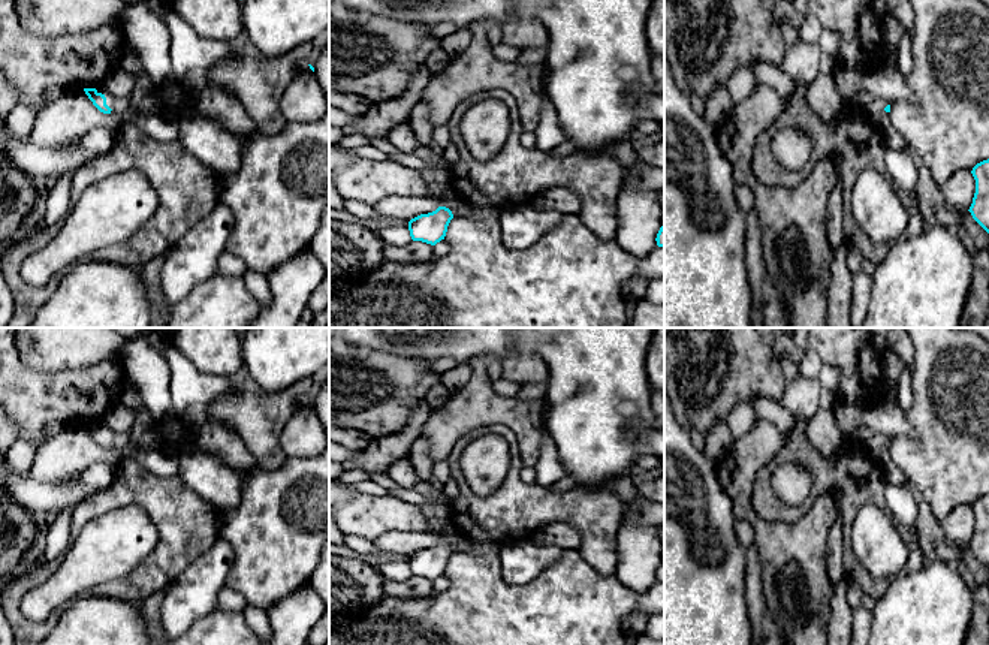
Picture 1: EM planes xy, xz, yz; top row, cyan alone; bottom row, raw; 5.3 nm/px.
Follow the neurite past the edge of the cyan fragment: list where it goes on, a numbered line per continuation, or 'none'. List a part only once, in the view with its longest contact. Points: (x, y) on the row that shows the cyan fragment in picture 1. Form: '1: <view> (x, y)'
1: xy (118, 105)

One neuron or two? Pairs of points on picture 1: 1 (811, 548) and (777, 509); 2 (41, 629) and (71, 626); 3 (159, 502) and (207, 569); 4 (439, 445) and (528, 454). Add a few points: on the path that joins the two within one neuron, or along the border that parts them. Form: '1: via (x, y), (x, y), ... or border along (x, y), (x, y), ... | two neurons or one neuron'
1: border along (816, 500), (792, 523), (766, 521), (756, 515) | two neurons
2: border along (63, 609), (51, 629) | two neurons
3: border along (219, 537), (172, 581) | two neurons
4: via (466, 418), (469, 415), (507, 415), (519, 427) | one neuron

